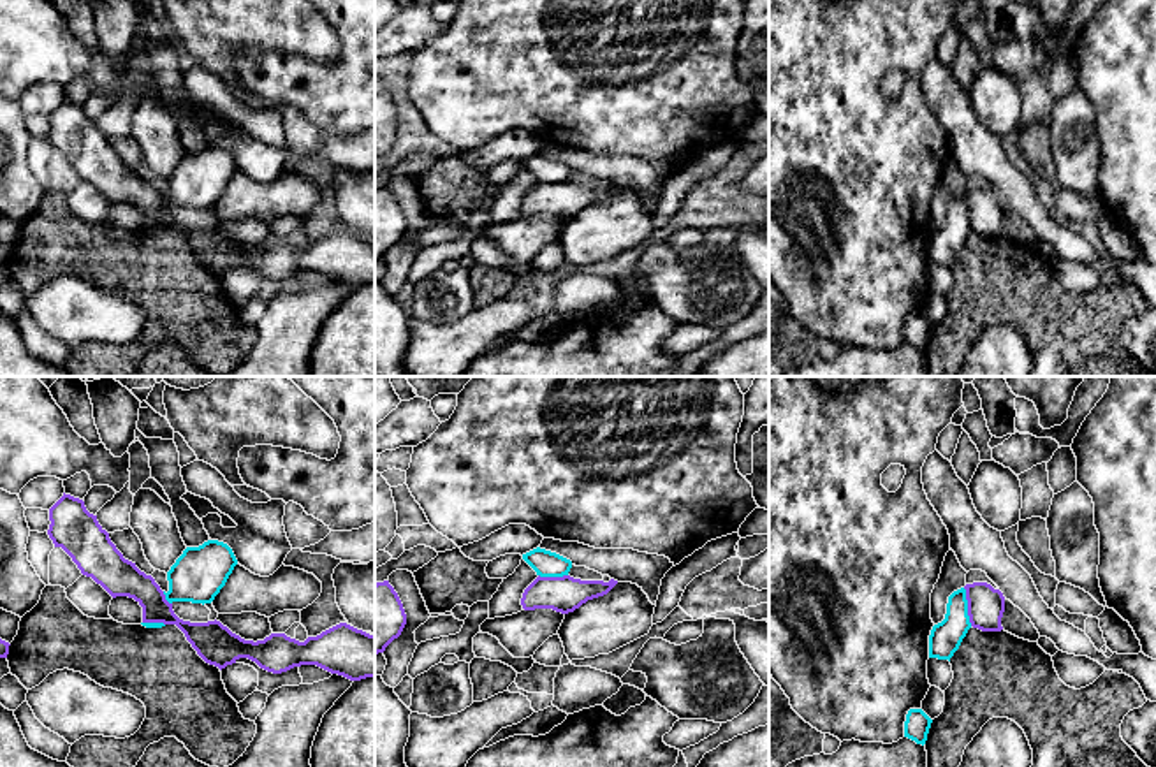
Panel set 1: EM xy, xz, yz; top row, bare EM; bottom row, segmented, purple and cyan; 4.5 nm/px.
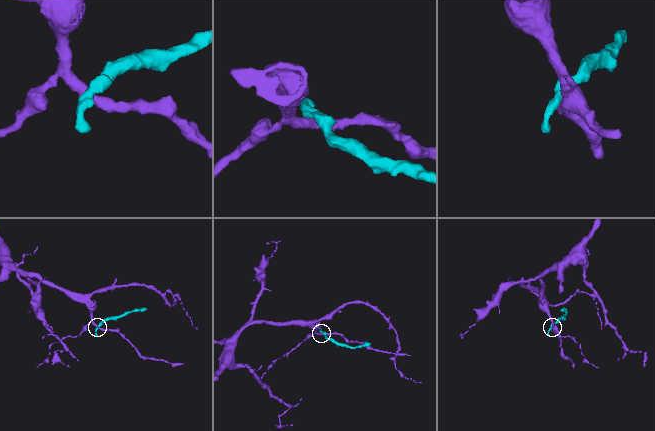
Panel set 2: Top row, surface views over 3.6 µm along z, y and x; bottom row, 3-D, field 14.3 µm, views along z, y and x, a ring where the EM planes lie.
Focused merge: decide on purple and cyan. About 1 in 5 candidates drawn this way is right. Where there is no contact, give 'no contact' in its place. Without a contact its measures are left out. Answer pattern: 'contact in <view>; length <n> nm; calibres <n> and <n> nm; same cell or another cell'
contact in yz; length 180 nm; calibres 170 and 150 nm; another cell

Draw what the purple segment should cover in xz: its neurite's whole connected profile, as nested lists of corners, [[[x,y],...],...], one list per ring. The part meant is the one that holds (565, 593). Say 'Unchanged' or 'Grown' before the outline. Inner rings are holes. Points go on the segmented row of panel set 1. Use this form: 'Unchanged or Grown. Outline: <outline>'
Unchanged. Outline: [[[570,575],[537,577],[523,593],[524,610],[552,609],[561,614],[574,612],[588,600],[607,595],[618,581],[581,581]]]

